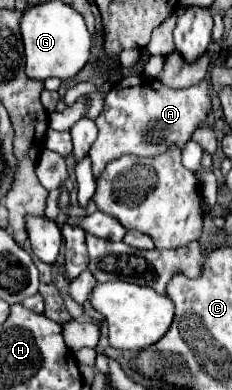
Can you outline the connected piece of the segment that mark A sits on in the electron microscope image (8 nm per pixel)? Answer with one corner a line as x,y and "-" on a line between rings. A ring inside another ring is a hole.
145,74
129,76
129,78
119,80
111,88
111,92
107,94
105,108
99,114
99,118
95,120
99,134
97,134
97,140
93,142
93,146
89,150
89,156
93,160
93,174
95,174
95,178
105,168
105,164
109,164
111,158
121,158
121,154
159,156
173,144
177,148
185,148
185,144
189,142
189,138
195,132
195,128
205,124
209,112
211,112
211,82
209,80
201,80
199,84
191,86
191,88
185,88
185,90
169,88
169,86
161,84
157,78
145,76

